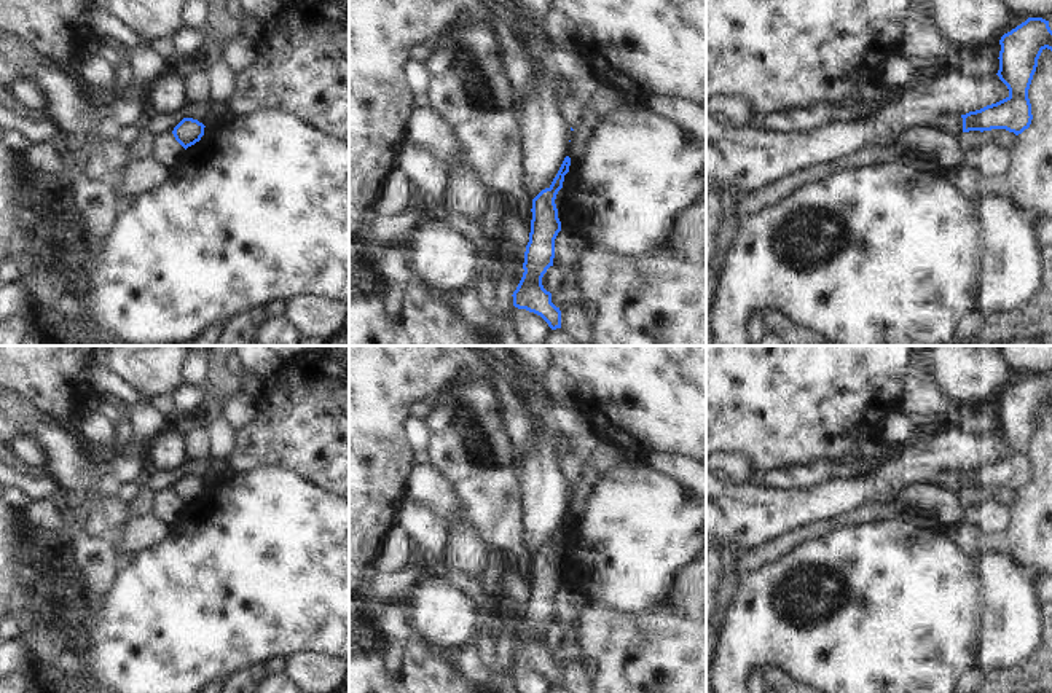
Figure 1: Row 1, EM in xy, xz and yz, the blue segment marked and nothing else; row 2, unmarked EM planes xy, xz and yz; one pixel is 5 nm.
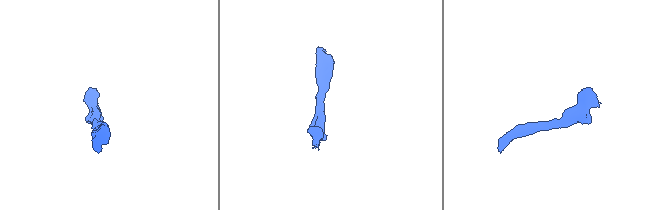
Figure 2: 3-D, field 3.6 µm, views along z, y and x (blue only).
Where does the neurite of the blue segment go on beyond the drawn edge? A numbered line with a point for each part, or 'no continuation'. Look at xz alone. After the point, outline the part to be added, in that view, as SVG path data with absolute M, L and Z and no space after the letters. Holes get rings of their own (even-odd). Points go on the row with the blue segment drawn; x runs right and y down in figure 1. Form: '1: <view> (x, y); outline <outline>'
no continuation

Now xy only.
no continuation

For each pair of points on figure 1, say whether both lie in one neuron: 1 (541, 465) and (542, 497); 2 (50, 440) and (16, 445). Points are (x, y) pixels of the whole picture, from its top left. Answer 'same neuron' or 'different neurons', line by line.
1: same neuron
2: different neurons

